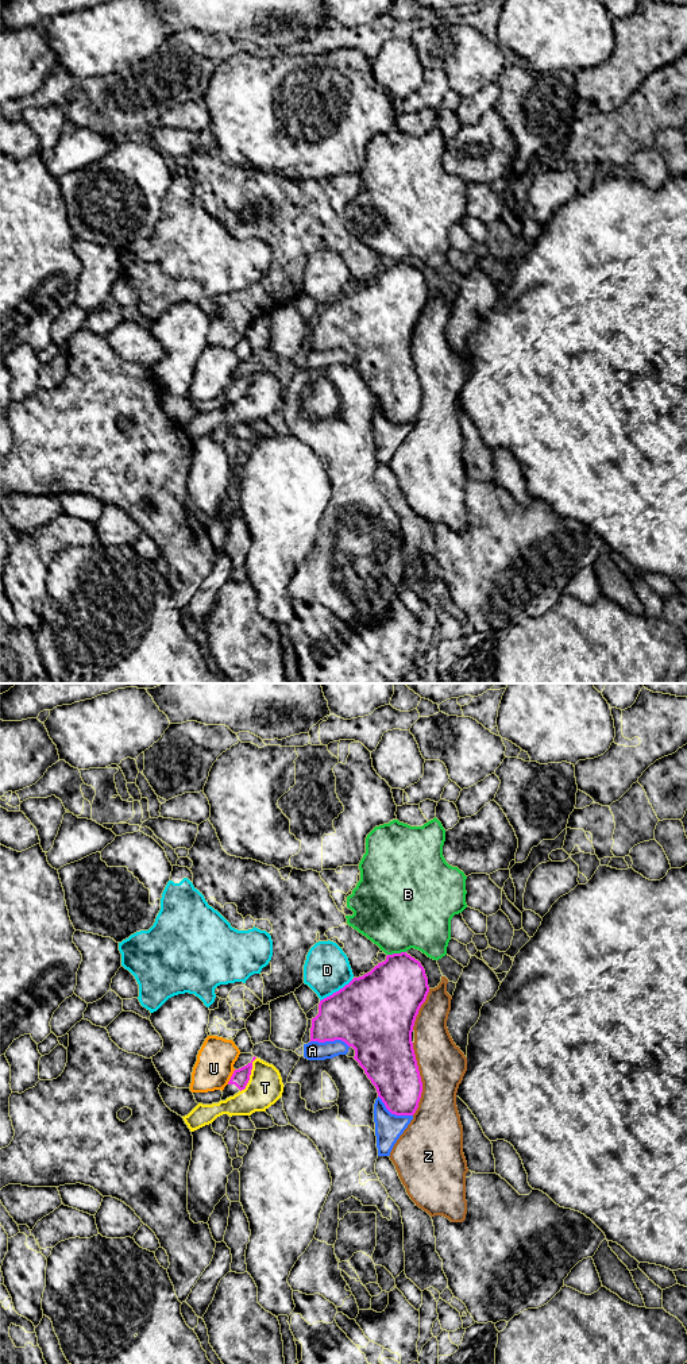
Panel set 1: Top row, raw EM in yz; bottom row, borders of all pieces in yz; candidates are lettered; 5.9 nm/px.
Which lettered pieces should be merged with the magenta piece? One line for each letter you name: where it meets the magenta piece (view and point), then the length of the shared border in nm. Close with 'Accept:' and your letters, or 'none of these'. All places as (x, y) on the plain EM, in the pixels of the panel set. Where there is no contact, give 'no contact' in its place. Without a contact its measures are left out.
Accept: none of these

